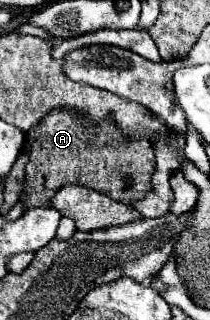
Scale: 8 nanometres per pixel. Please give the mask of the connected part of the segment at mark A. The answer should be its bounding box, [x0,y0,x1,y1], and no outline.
[21,110,155,210]

